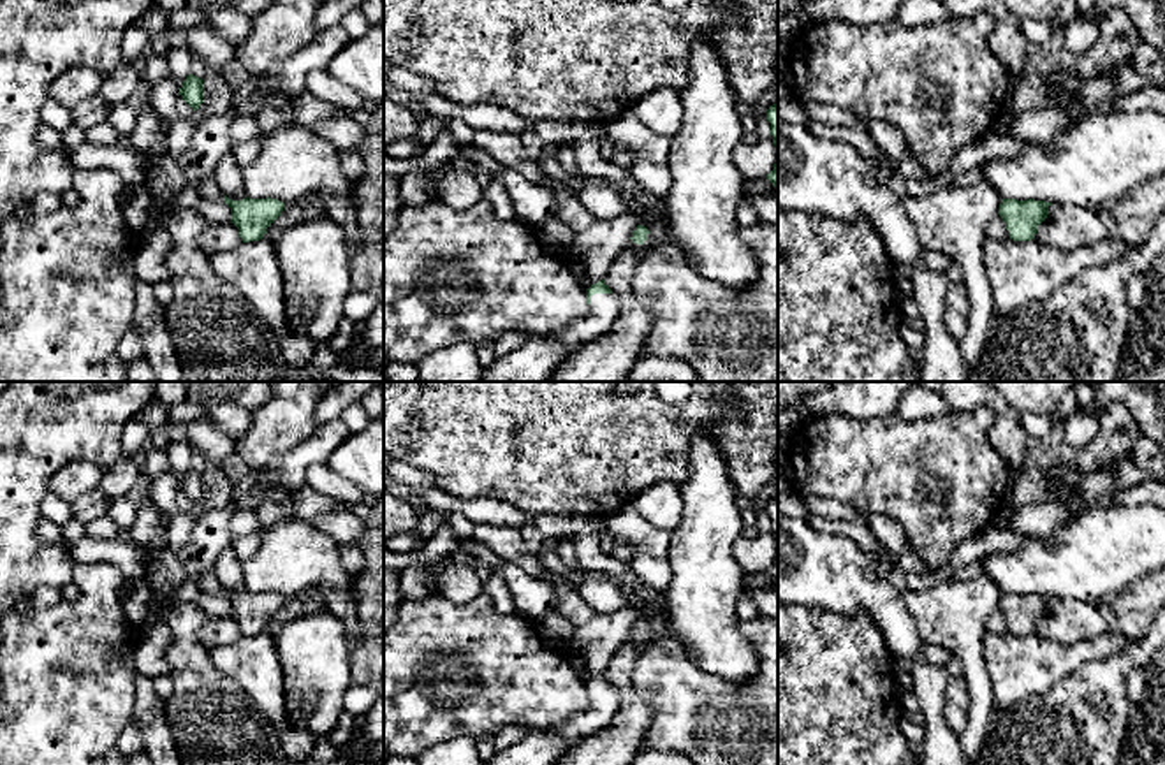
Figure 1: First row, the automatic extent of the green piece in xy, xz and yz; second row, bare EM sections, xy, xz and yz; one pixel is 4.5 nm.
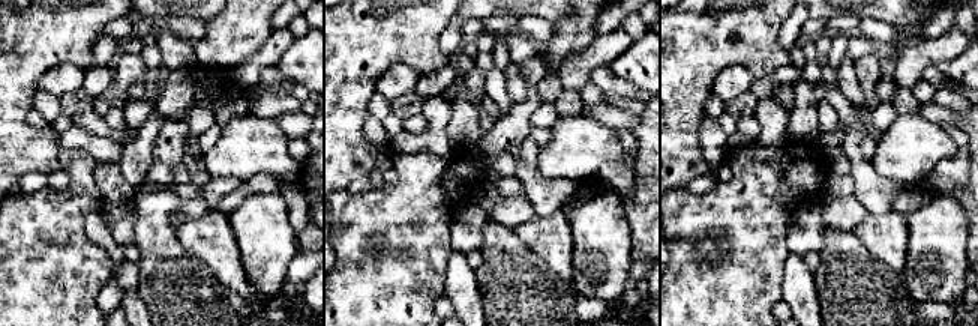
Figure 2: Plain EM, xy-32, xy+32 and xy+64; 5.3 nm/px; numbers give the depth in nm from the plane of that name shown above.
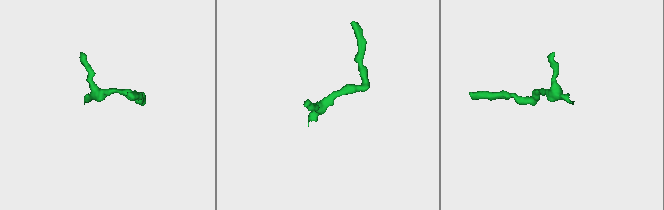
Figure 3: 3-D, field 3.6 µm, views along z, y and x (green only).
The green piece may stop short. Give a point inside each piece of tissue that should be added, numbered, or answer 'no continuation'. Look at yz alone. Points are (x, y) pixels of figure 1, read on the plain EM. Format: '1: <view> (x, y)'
no continuation

